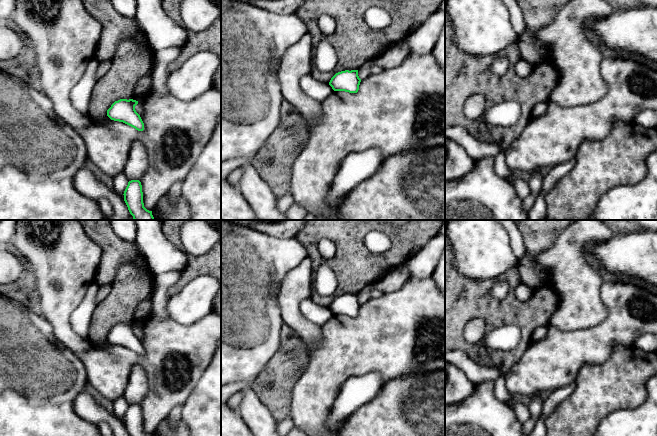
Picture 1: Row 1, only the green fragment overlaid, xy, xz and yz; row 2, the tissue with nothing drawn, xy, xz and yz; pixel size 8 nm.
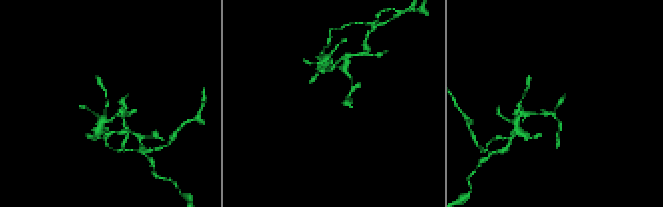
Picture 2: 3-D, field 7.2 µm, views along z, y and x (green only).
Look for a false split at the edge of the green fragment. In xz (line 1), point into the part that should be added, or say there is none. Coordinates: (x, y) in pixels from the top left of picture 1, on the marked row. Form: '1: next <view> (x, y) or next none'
1: next none

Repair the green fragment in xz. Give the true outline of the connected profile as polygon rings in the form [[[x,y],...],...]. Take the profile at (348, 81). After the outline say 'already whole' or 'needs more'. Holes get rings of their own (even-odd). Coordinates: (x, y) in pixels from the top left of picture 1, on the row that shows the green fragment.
[[[345,70],[336,73],[330,80],[329,85],[334,91],[345,91],[357,93],[361,79],[358,76],[358,70]]] | already whole

